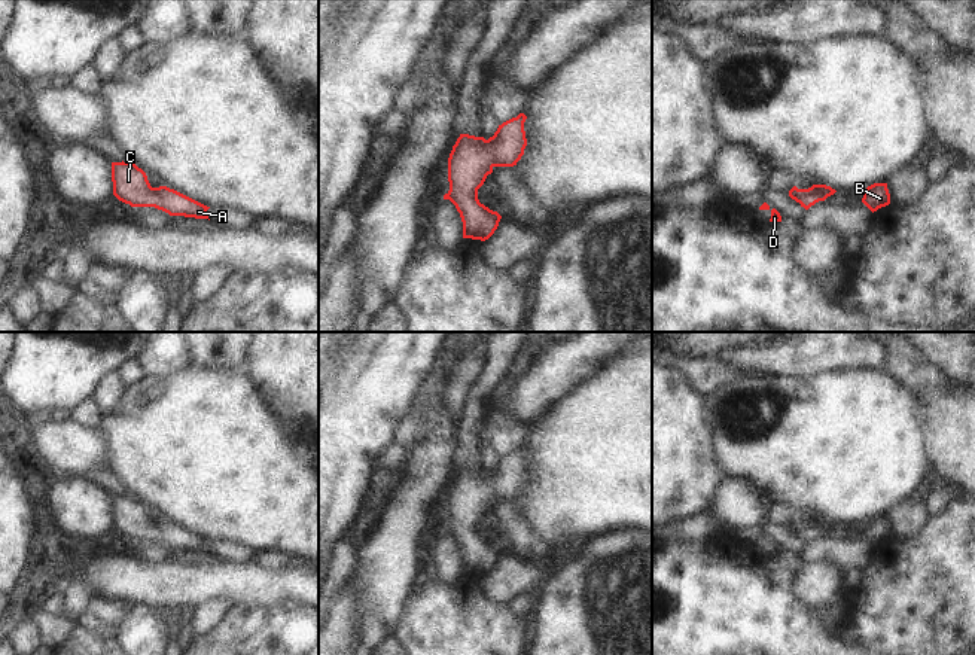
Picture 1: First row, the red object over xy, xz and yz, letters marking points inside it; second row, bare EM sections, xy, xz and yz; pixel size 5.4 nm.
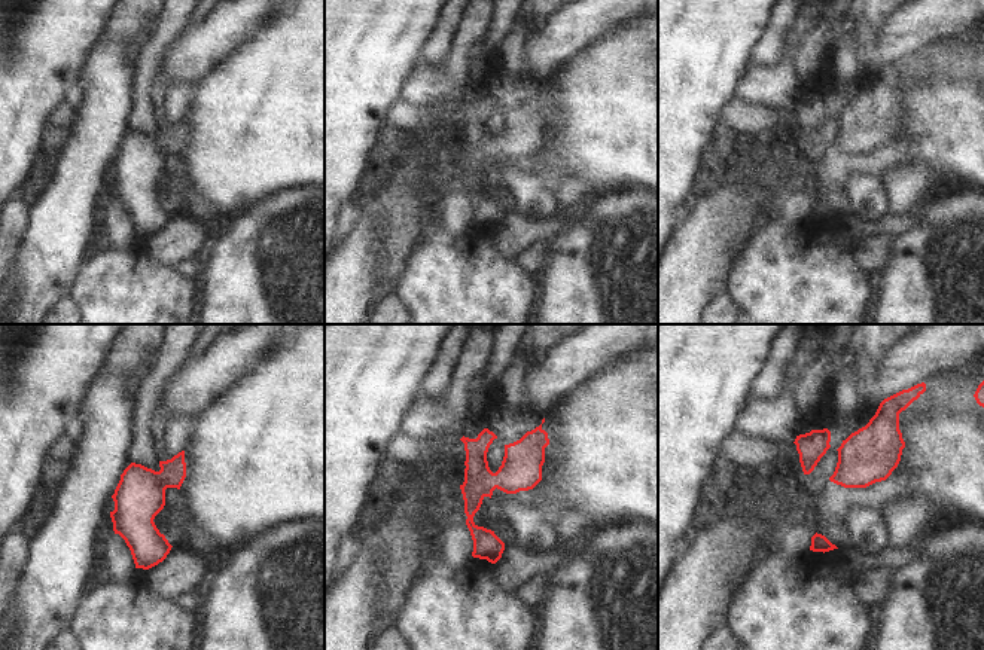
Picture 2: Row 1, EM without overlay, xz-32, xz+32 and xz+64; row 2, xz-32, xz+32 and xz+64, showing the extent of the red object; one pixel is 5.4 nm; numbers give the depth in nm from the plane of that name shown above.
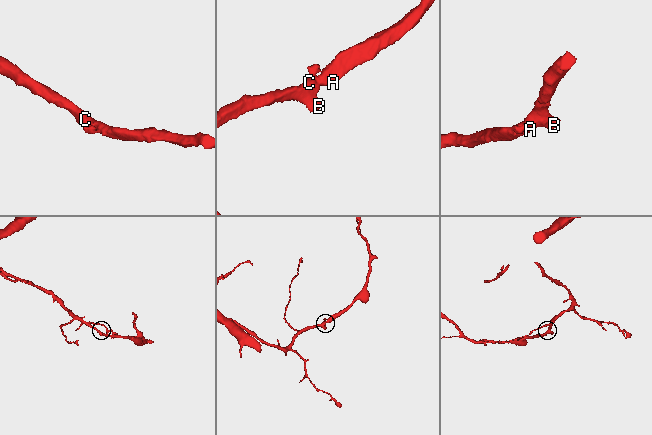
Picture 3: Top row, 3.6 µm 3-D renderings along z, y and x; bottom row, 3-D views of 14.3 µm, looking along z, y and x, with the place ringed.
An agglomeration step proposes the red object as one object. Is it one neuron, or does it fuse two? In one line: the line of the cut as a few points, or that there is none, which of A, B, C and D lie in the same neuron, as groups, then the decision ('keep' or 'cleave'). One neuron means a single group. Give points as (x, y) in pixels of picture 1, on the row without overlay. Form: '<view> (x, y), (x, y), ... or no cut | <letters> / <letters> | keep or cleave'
no cut | A B C D | keep

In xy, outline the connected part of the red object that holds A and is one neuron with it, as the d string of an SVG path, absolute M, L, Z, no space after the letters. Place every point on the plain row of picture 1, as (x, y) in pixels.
M112 496L113 528L131 540L155 540L170 549L208 552L210 540L167 520L152 521L146 506L132 496Z

